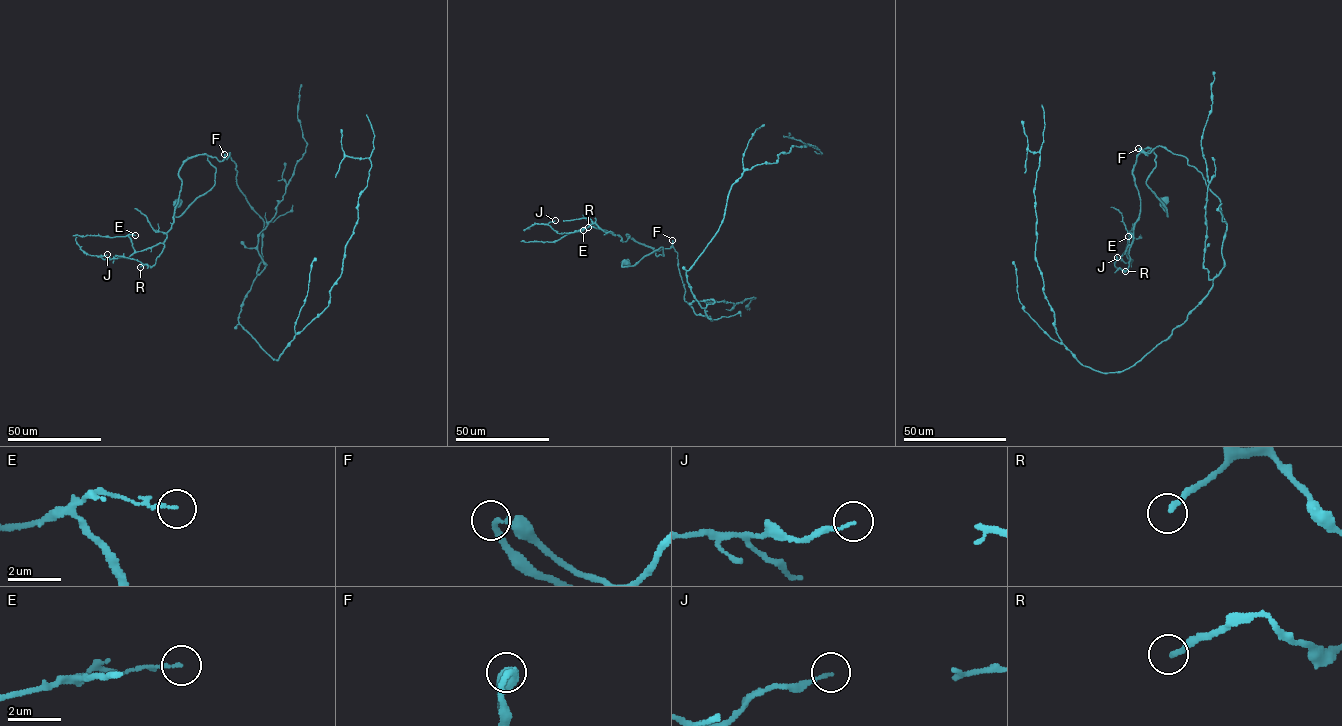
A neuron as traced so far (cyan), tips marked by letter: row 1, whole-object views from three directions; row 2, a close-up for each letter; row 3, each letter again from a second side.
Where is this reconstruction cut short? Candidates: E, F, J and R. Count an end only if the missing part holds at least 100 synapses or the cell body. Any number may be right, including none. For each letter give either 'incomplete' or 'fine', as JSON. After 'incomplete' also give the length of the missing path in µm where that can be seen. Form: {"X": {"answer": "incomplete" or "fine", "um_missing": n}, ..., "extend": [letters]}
{"E": {"answer": "fine"}, "F": {"answer": "fine"}, "J": {"answer": "fine"}, "R": {"answer": "fine"}, "extend": []}

